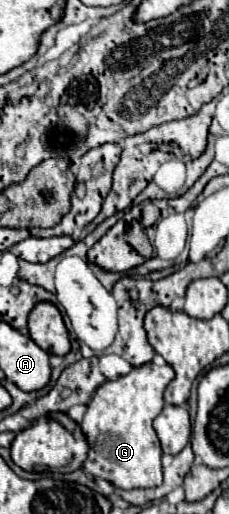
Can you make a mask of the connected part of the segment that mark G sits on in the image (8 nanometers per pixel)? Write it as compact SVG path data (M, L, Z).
M146 363L142 367L134 367L128 375L118 377L116 381L106 381L96 389L92 401L88 403L84 421L80 423L80 429L90 445L88 459L82 465L84 473L92 477L102 477L118 489L146 489L146 487L158 487L162 483L162 465L160 465L162 451L152 421L164 407L162 395L172 379L174 379L174 369L170 365L158 367L154 363Z

